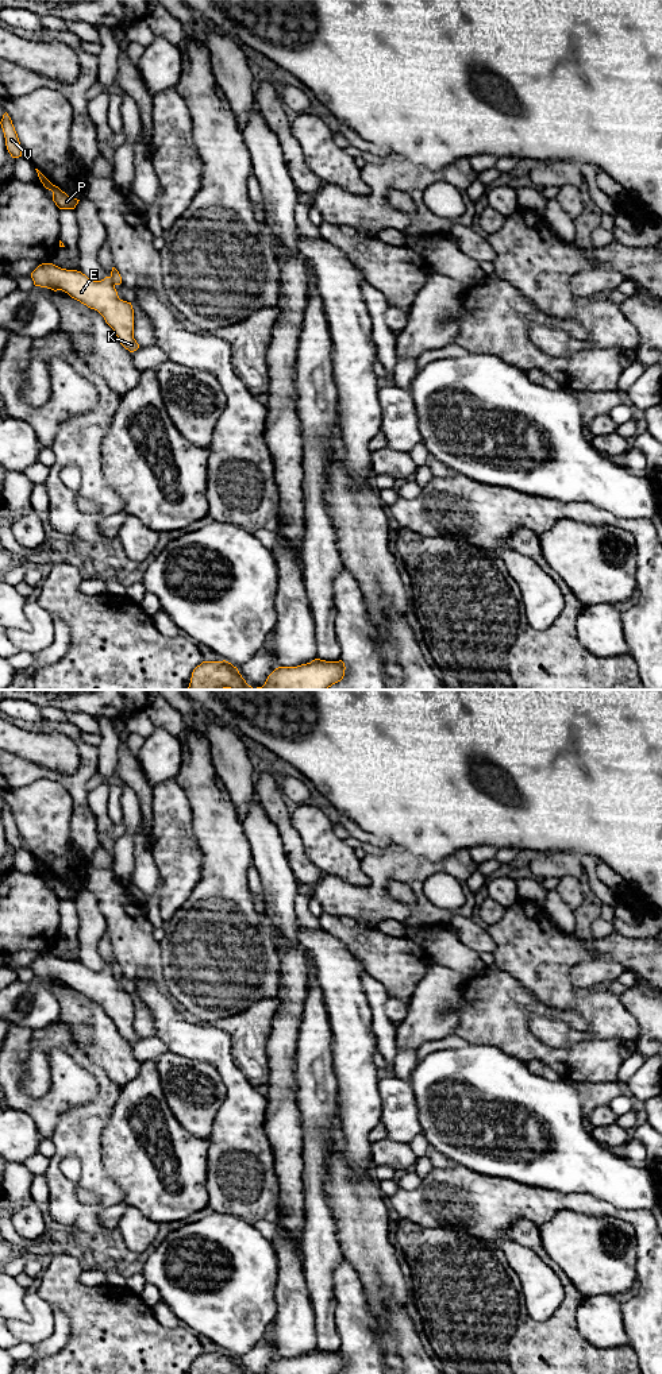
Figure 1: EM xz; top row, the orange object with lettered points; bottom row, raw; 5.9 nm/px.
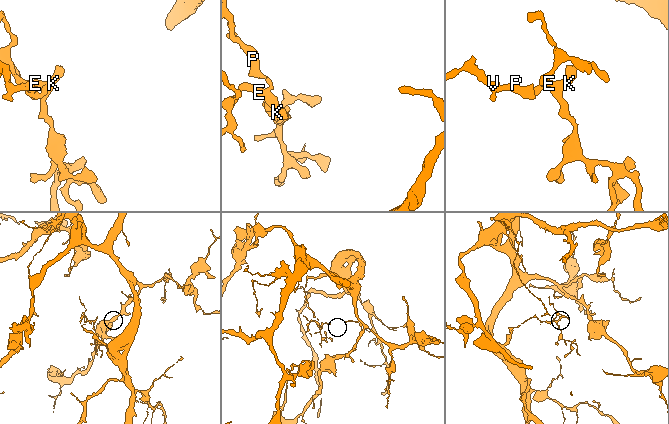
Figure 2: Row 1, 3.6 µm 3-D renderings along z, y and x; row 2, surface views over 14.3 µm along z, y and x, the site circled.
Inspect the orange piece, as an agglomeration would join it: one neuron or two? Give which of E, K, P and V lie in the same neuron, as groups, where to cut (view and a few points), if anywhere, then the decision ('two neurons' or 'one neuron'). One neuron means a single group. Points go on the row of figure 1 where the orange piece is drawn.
E K / P V | xz (110, 277), (114, 285) | two neurons

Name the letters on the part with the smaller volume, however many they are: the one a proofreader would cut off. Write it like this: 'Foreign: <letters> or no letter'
Foreign: E, K

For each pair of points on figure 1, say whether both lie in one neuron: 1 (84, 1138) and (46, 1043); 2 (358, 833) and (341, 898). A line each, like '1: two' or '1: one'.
1: one
2: two

